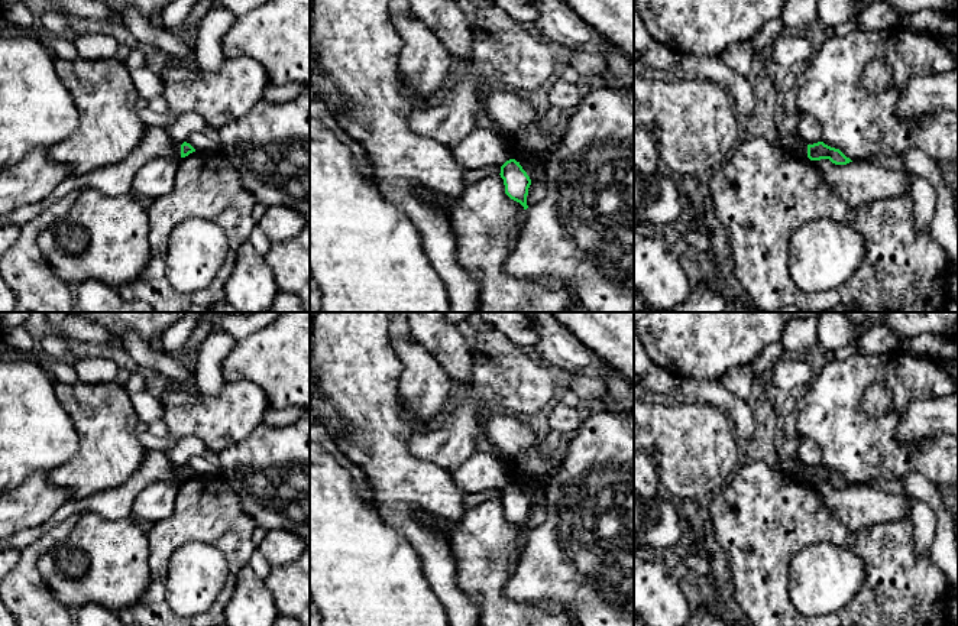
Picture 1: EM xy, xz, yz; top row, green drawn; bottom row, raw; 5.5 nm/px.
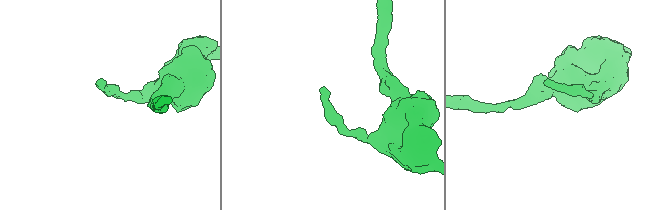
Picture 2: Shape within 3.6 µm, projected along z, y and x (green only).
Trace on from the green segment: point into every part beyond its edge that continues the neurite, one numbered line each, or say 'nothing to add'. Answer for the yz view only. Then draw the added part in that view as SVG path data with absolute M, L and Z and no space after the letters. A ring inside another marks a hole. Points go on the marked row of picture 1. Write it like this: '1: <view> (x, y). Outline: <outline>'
nothing to add

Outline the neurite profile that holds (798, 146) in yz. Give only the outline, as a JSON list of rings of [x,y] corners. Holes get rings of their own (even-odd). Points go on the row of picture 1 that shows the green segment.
[[[779,133],[779,146],[797,155],[800,159],[806,160],[807,158],[807,143],[803,139],[797,139],[792,134]]]

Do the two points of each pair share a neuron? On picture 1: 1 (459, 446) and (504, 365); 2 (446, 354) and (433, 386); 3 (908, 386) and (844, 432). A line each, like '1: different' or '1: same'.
1: same
2: different
3: same

